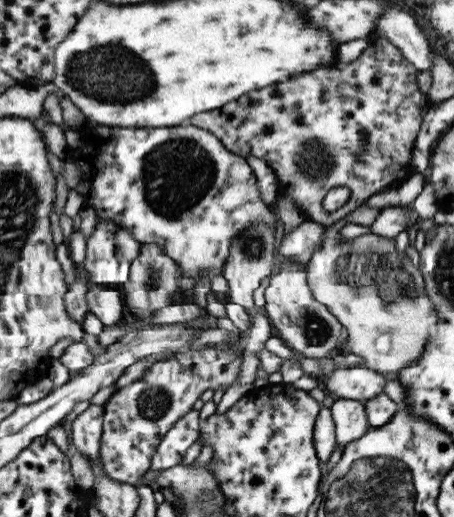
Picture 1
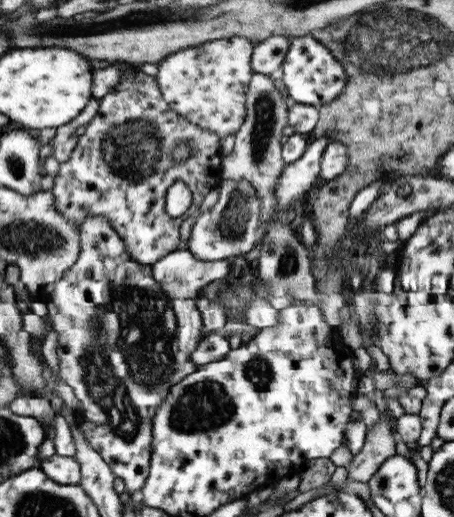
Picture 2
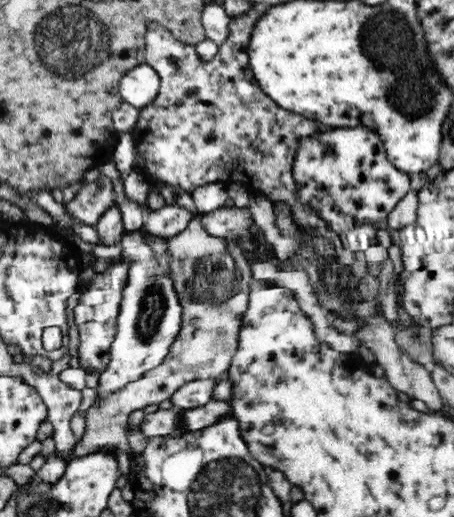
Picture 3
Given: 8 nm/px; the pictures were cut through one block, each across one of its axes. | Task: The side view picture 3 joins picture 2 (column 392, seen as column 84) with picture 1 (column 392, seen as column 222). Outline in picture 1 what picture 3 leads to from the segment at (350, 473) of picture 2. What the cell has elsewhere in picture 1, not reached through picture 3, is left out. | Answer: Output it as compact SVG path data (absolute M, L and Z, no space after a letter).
M331 231L320 244L319 250L313 251L305 264L306 283L311 296L340 322L345 328L347 338L343 353L358 355L363 359L359 365L381 373L400 371L408 367L425 354L425 344L429 344L428 334L437 322L432 304L425 298L423 279L418 268L411 263L405 253L394 249L393 238L381 238L369 232L353 239L334 236Z

